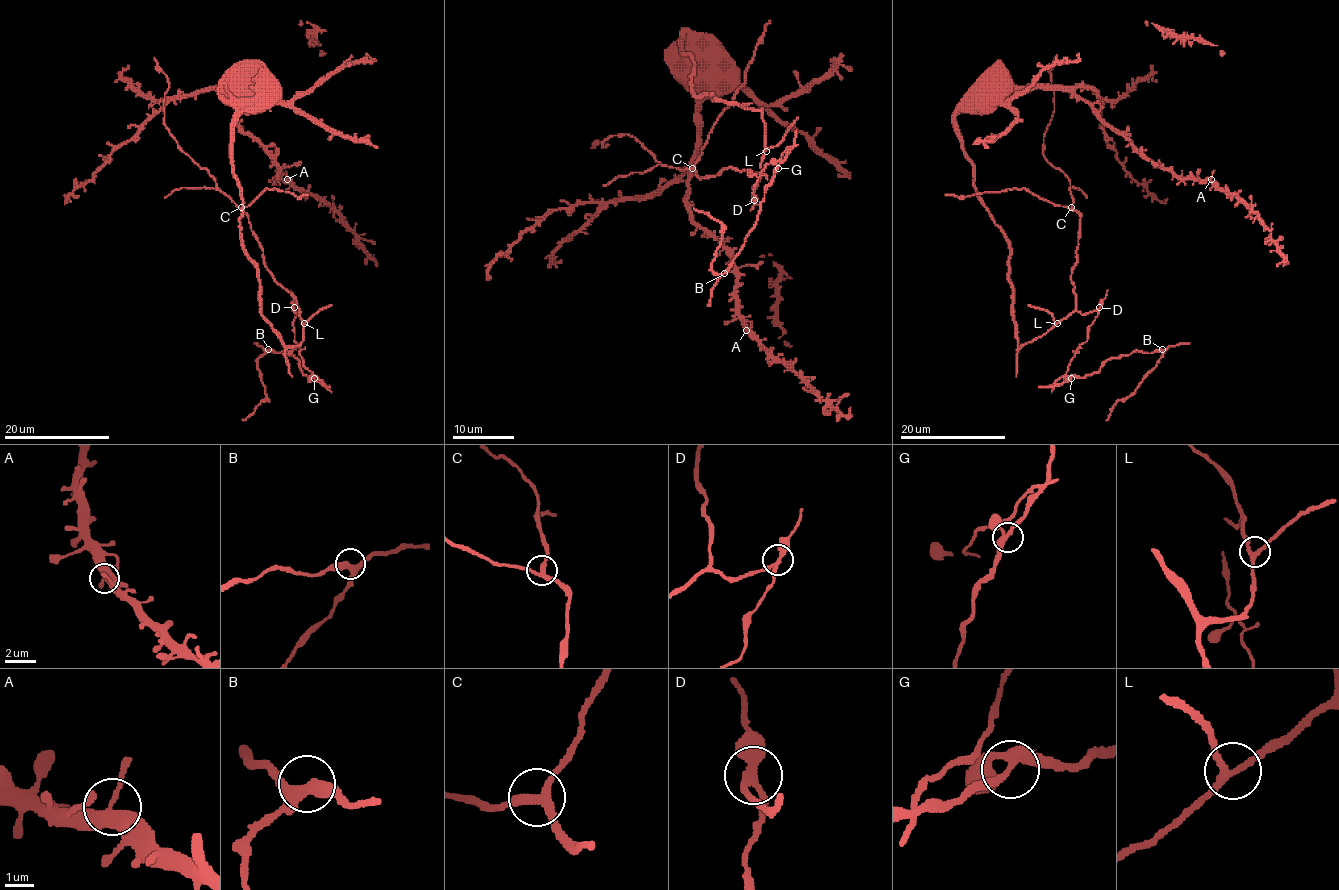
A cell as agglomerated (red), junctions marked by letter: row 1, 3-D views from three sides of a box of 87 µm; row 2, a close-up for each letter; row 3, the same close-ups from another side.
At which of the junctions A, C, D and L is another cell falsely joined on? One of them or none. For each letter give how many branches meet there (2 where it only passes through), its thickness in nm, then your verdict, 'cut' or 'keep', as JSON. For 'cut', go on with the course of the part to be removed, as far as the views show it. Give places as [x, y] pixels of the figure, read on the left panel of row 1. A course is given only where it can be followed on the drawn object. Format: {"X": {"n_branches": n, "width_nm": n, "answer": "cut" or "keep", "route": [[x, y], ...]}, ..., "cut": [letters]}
{"A": {"n_branches": 3, "width_nm": 360, "answer": "keep"}, "C": {"n_branches": 3, "width_nm": 320, "answer": "keep"}, "D": {"n_branches": 3, "width_nm": 320, "answer": "cut", "route": [[295, 307], [295, 341], [313, 375], [302, 373], [285, 350], [266, 352], [258, 360], [266, 400], [242, 420]]}, "L": {"n_branches": 3, "width_nm": 240, "answer": "keep"}, "cut": ["D"]}

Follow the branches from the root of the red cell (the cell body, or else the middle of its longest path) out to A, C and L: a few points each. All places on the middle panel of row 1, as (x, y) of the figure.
A: (693, 72), (693, 60), (683, 52), (686, 32), (697, 91), (689, 215), (733, 264), (736, 315), (746, 330)
C: (693, 72), (690, 89), (697, 95), (761, 112), (764, 157), (759, 172), (726, 168), (701, 178), (692, 168)
L: (693, 72), (690, 89), (697, 95), (712, 95), (761, 112), (766, 151)

